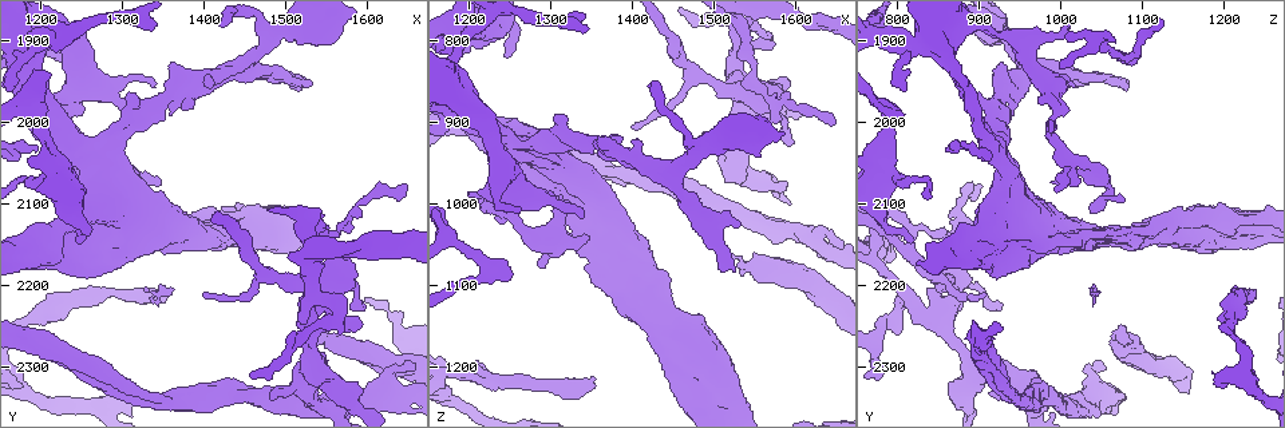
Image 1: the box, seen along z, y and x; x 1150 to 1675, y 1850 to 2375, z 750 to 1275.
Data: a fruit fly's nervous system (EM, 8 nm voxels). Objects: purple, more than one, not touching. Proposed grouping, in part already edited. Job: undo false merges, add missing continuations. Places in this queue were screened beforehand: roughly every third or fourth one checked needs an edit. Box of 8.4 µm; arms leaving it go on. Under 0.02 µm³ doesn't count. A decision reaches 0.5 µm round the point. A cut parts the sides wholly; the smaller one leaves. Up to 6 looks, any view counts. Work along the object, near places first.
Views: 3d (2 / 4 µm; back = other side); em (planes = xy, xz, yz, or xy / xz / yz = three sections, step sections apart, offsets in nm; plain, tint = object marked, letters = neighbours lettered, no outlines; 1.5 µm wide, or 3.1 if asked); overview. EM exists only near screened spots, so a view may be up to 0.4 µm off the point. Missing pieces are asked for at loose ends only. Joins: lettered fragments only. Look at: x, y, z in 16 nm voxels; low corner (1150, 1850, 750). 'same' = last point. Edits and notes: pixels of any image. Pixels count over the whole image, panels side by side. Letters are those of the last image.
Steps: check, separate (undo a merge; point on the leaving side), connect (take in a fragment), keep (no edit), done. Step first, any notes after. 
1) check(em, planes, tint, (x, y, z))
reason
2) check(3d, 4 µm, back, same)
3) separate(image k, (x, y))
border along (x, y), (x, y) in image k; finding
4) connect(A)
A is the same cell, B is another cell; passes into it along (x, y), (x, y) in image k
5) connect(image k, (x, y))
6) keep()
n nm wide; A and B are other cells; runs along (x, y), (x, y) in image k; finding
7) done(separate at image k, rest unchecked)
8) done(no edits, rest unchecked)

check(3d, 4 µm, back, (1355, 2220, 1215))
end of a long branch

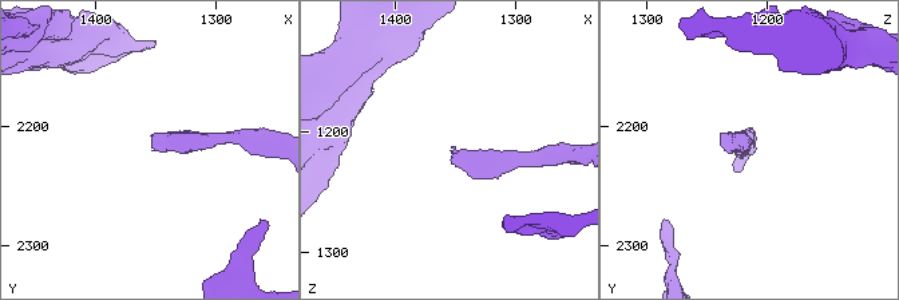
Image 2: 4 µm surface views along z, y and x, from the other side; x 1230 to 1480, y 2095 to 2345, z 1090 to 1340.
check(em, planes, letters, (1352, 2218, 1218))

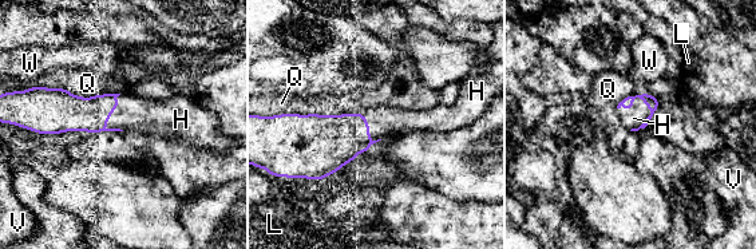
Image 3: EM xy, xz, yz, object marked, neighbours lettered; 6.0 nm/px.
connect(H)
H is the same cell, L, Q, V and W are other cells; it goes on there

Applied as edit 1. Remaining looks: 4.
check(3d, 4 µm, (1645, 2080, 905))
thin end

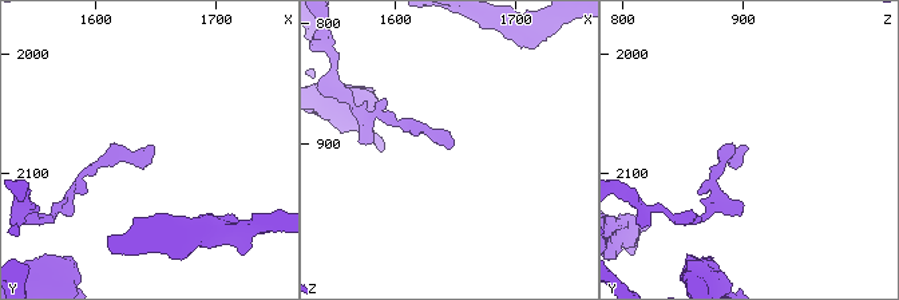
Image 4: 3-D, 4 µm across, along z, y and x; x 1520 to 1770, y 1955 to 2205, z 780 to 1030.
check(em, yz, step 4, tint, (1644, 2080, 906))
shape alone is not enough

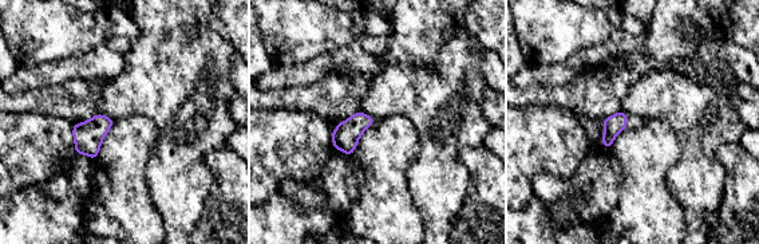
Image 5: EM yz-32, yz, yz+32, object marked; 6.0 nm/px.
check(em, planes, letters, same)

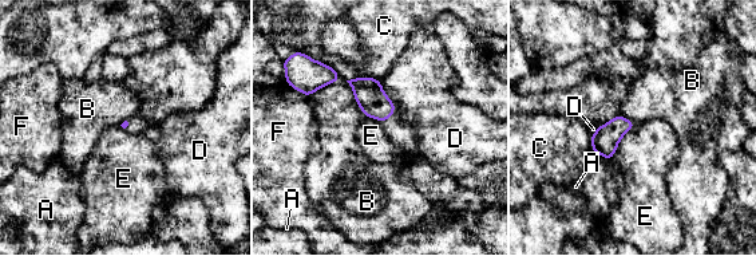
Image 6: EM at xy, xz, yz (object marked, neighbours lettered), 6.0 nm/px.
keep()
A, B, C, D, E and F are other cells; border along (630, 129), (620, 141), (610, 160) in image 6; no lettered fragment goes on from it

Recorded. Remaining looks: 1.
done(connect at image 3, rest unchecked)

